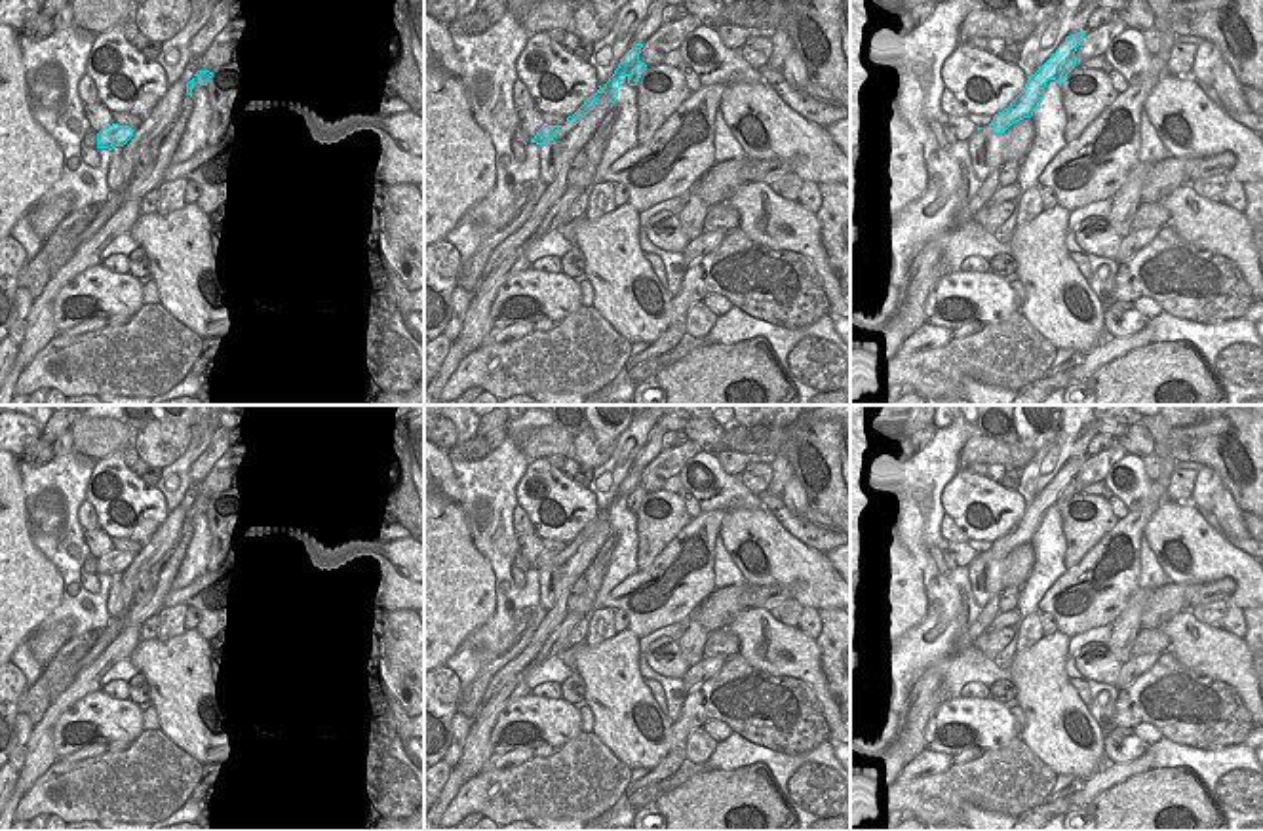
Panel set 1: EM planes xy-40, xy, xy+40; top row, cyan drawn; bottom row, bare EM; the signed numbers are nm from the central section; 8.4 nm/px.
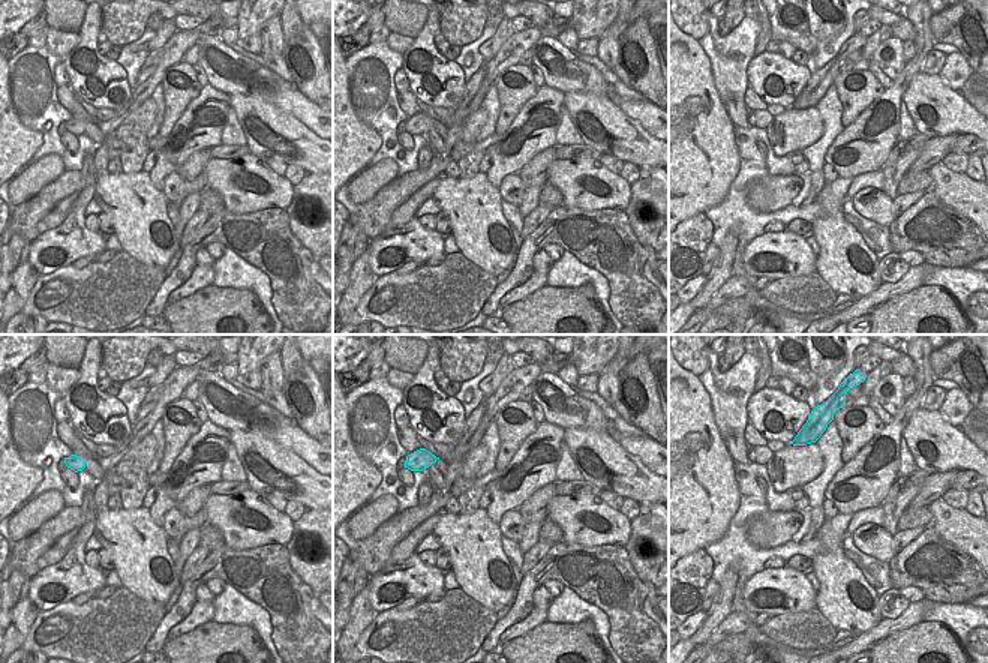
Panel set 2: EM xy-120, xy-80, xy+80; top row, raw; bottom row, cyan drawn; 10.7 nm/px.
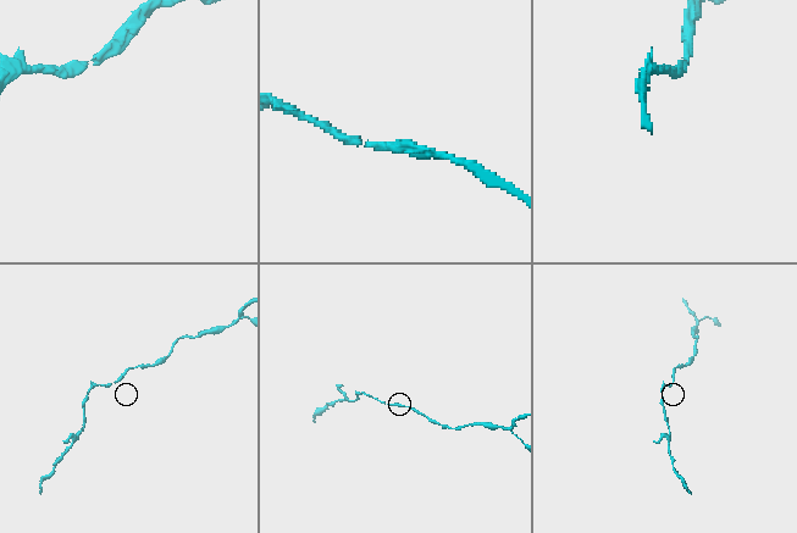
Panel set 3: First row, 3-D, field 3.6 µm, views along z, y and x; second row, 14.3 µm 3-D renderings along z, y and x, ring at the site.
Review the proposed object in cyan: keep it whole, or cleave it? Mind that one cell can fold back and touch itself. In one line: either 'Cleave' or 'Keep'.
Keep

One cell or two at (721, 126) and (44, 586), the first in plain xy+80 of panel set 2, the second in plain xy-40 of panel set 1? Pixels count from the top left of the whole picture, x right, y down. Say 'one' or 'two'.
one

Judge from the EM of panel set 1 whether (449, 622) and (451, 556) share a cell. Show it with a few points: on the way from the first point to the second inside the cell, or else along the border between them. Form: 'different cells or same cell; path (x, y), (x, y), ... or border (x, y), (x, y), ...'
same cell; path (449, 605), (449, 573)

